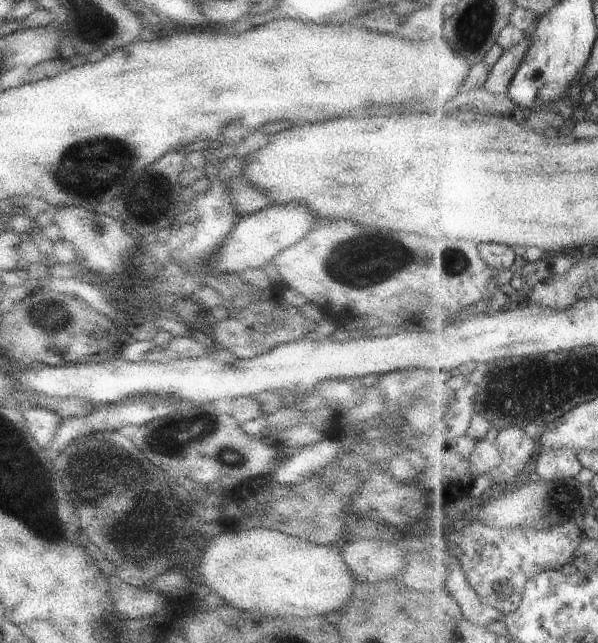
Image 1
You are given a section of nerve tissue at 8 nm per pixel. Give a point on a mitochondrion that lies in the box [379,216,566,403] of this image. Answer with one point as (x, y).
(454, 262)

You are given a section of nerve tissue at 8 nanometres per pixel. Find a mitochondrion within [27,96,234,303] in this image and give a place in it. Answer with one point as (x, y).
(80, 168)

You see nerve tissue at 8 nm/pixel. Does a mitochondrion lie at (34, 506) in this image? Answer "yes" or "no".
yes

